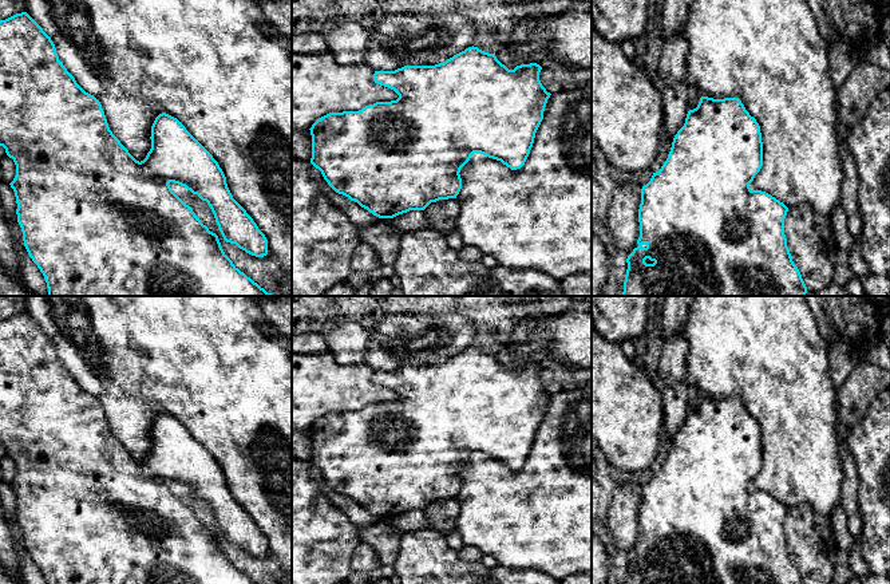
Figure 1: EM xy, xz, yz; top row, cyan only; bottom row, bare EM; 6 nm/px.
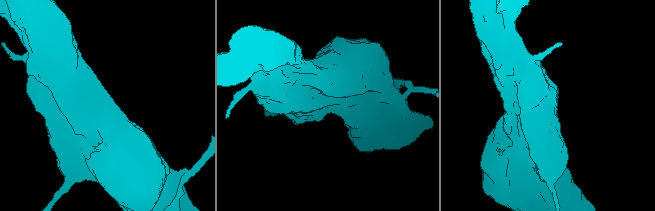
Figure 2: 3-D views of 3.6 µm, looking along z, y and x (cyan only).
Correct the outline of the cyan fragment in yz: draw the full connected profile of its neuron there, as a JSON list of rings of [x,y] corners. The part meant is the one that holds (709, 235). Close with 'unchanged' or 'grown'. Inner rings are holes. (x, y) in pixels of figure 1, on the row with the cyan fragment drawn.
[[[701,96],[697,107],[688,111],[684,126],[675,135],[666,161],[641,189],[638,246],[626,259],[628,269],[622,296],[806,296],[807,287],[792,261],[784,234],[784,218],[788,208],[771,194],[749,188],[762,166],[763,142],[760,126],[745,110],[741,100],[739,98],[713,99]]]; unchanged

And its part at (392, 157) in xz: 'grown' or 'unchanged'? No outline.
unchanged

